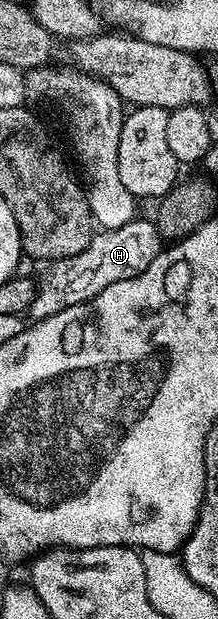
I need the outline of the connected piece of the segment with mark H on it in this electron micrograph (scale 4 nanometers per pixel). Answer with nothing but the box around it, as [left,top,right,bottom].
[28,218,162,321]

